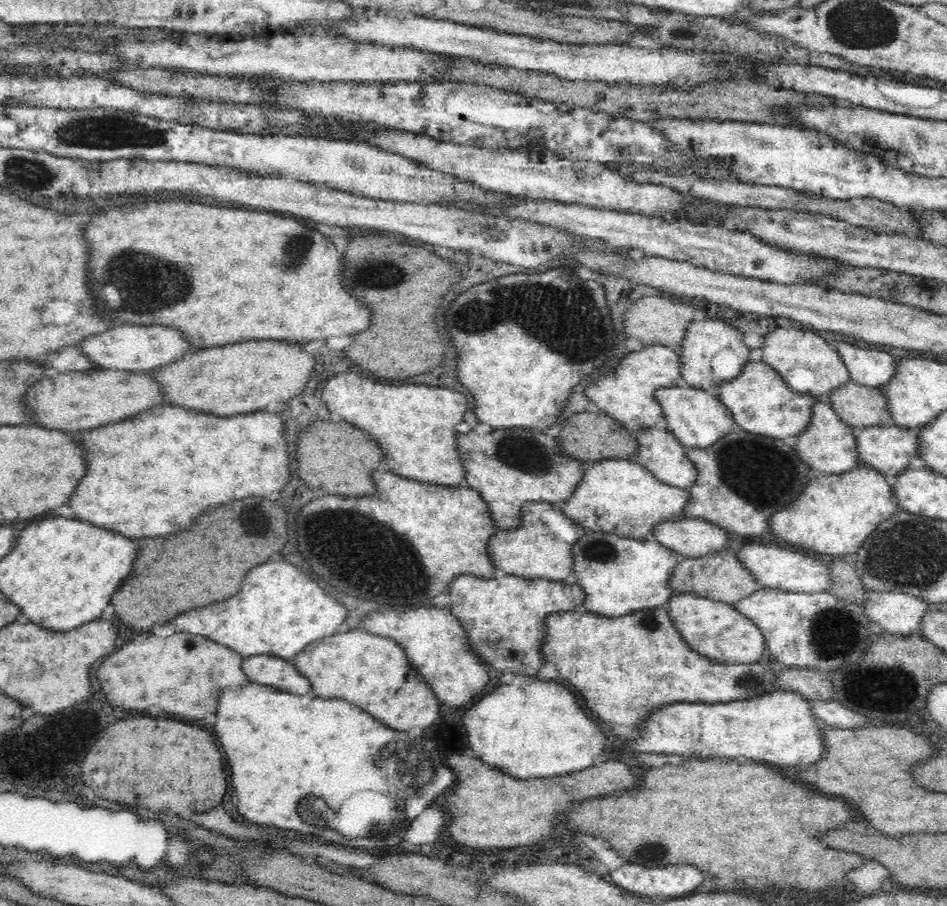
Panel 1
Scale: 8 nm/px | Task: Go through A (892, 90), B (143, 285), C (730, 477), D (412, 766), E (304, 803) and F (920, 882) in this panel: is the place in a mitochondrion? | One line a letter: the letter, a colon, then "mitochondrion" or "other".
A: other
B: mitochondrion
C: mitochondrion
D: mitochondrion
E: mitochondrion
F: other

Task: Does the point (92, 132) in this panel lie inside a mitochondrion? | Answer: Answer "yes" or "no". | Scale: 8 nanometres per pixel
yes

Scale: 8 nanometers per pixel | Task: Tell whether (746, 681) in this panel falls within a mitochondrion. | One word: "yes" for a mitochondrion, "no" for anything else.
yes

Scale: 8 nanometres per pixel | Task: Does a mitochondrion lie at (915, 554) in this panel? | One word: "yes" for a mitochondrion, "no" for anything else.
yes

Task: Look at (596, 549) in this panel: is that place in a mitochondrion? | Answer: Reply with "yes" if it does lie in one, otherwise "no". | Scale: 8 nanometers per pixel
yes

